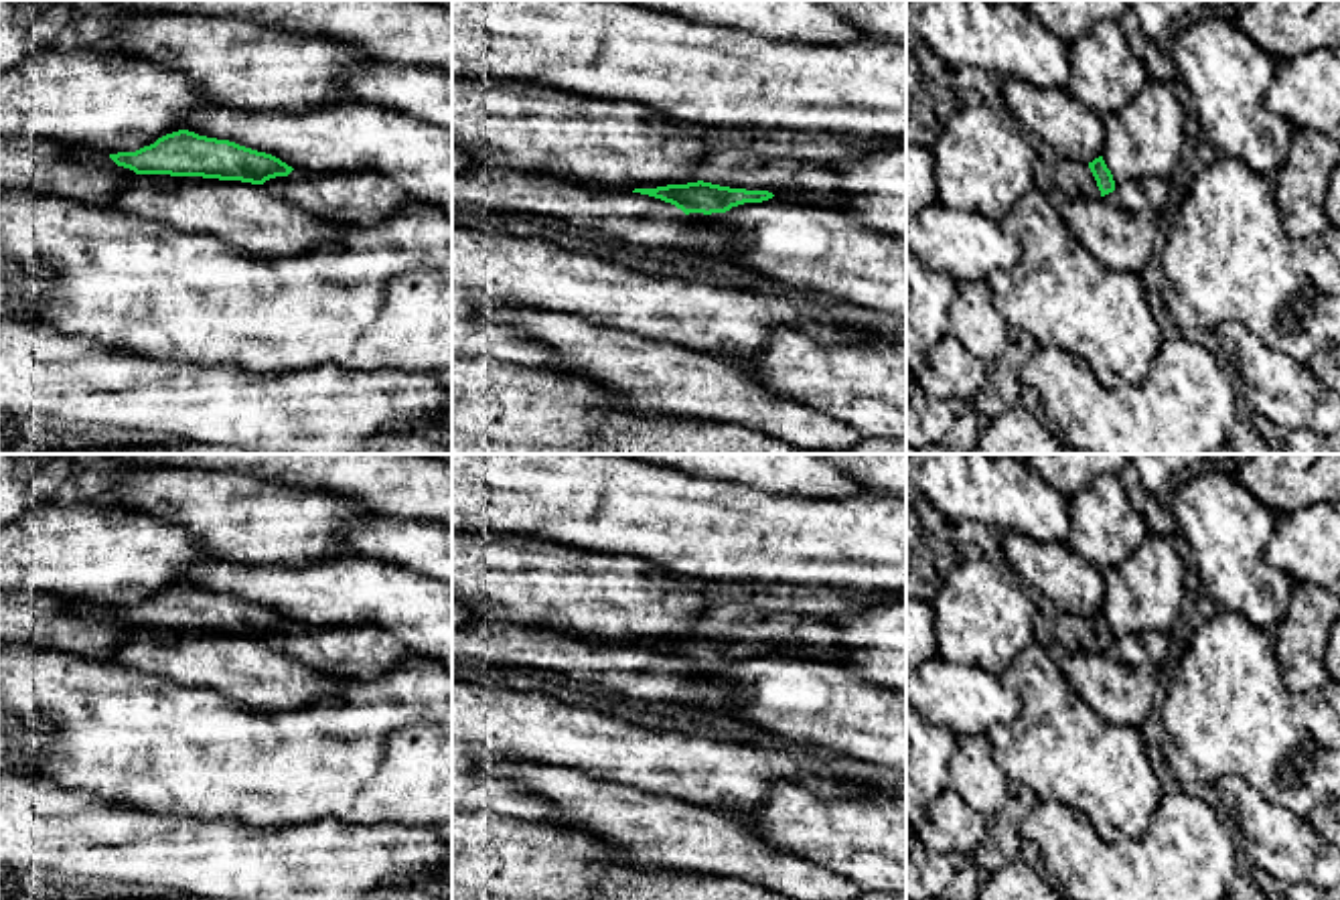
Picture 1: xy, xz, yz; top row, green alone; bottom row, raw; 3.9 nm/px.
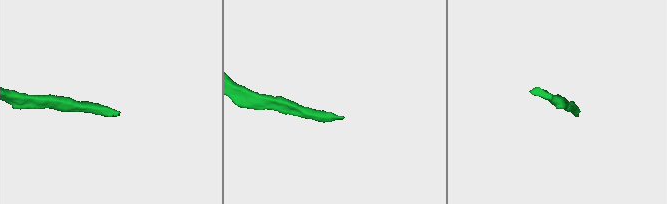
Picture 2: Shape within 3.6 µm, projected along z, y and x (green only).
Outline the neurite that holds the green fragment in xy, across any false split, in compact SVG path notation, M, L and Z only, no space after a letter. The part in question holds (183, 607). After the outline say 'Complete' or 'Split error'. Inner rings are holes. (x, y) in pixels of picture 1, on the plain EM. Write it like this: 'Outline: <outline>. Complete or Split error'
Outline: M178 584L136 606L109 612L136 628L203 630L266 641L296 661L339 679L381 677L412 651L375 624L314 628L229 594Z. Split error

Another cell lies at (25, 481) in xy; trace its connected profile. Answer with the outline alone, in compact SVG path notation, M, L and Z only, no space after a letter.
M0 454L0 525L55 501L69 472L69 456Z

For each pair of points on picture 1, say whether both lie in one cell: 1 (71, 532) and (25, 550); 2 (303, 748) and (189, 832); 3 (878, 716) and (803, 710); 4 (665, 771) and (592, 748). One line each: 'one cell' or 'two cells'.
1: one cell
2: two cells
3: one cell
4: one cell

